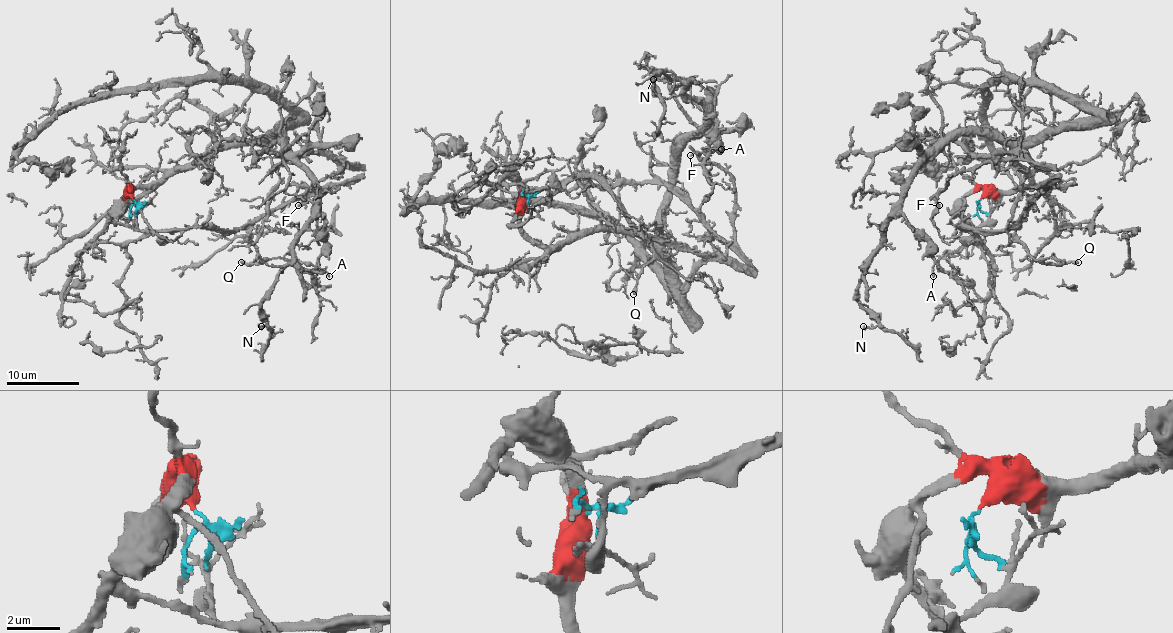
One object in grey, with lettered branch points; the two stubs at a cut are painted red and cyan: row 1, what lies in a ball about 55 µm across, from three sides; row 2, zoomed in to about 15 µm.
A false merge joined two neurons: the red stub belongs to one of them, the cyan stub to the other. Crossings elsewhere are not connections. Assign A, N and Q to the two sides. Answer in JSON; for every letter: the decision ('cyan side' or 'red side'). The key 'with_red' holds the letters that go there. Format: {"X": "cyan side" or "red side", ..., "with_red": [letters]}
{"A": "red side", "N": "red side", "Q": "cyan side", "with_red": ["A", "N"]}

